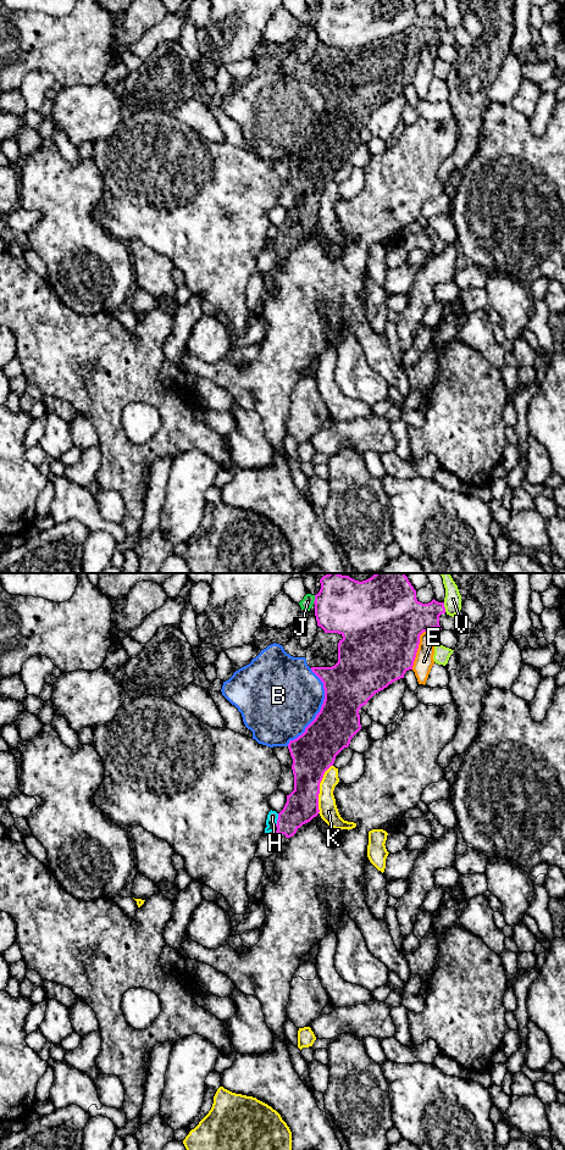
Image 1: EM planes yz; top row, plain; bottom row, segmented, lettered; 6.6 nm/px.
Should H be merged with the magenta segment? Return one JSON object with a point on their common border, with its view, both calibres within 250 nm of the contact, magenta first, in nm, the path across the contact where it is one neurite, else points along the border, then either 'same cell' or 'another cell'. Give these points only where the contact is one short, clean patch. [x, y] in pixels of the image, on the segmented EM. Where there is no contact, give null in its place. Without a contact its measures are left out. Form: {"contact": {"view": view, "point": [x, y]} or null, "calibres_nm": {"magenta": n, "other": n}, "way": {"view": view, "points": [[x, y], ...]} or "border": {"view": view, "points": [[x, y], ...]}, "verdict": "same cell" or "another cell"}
{"contact": {"view": "yz", "point": [277, 820]}, "calibres_nm": {"magenta": 220, "other": 70}, "border": {"view": "yz", "points": [[278, 814], [275, 826]]}, "verdict": "another cell"}

